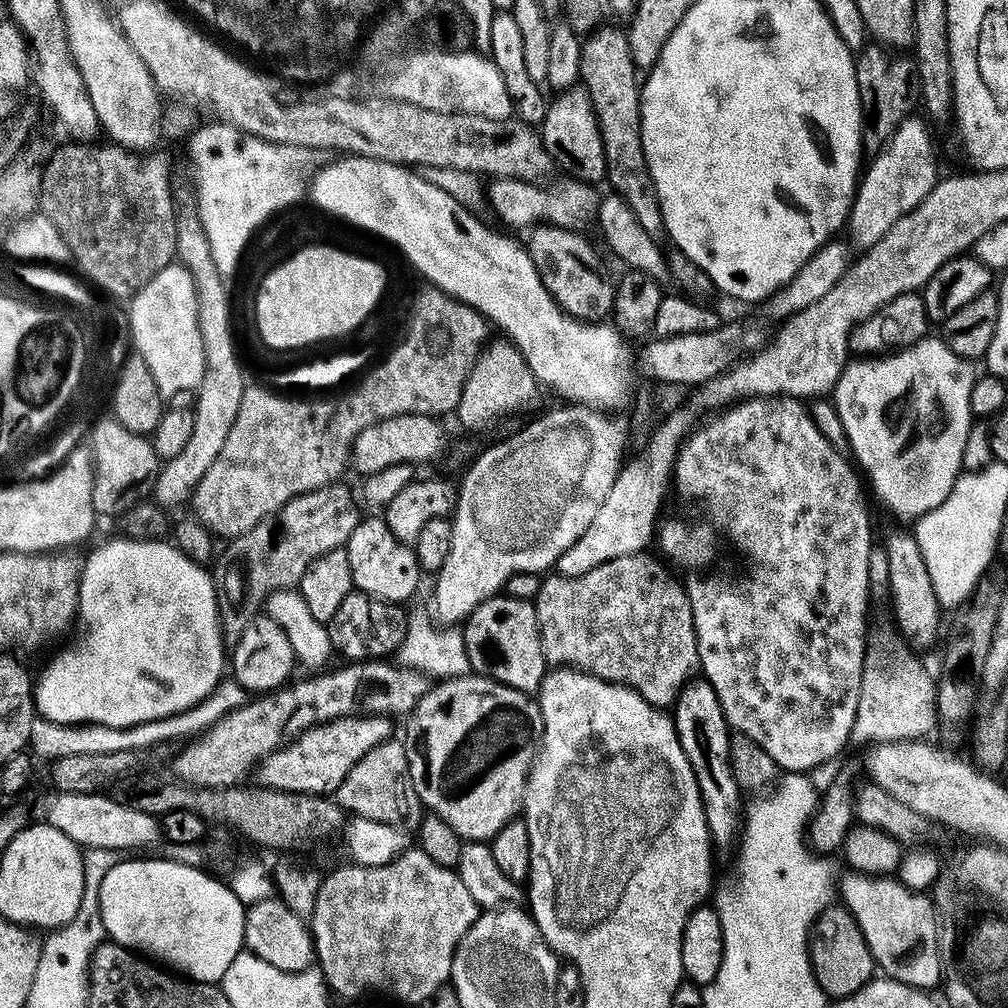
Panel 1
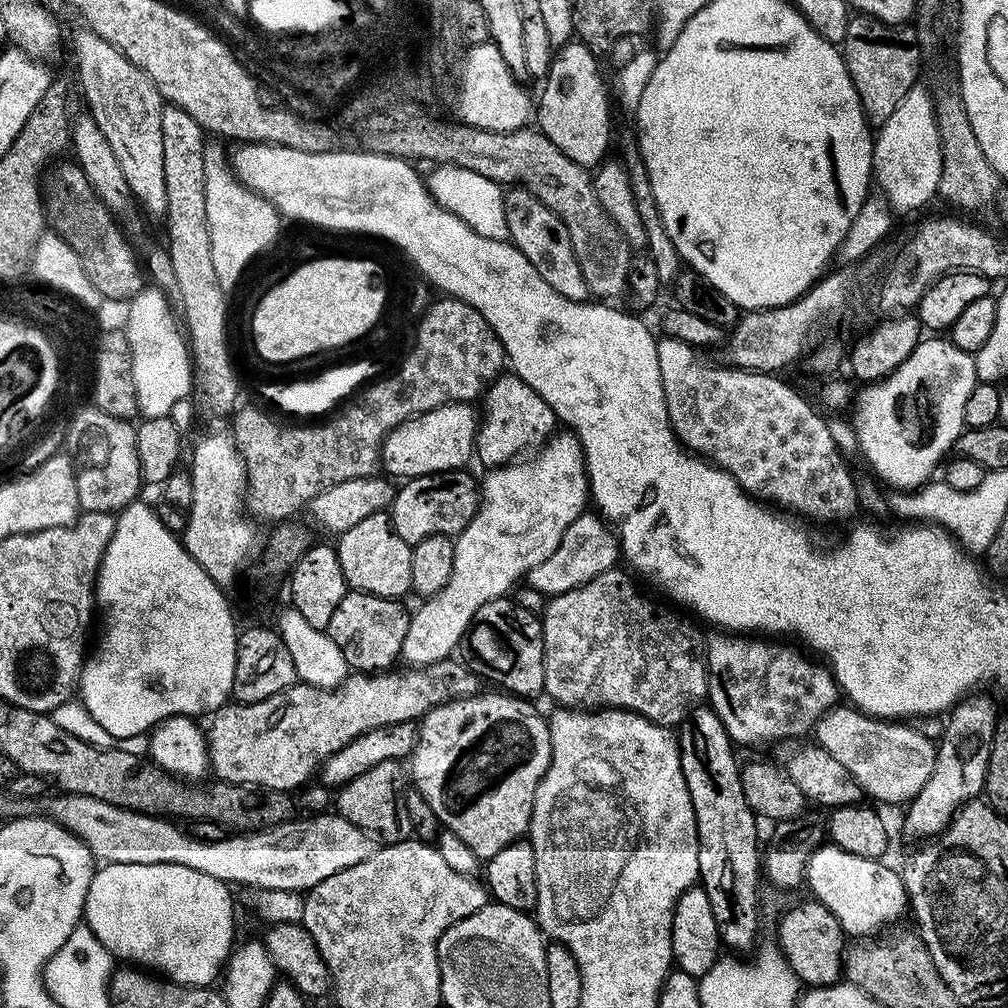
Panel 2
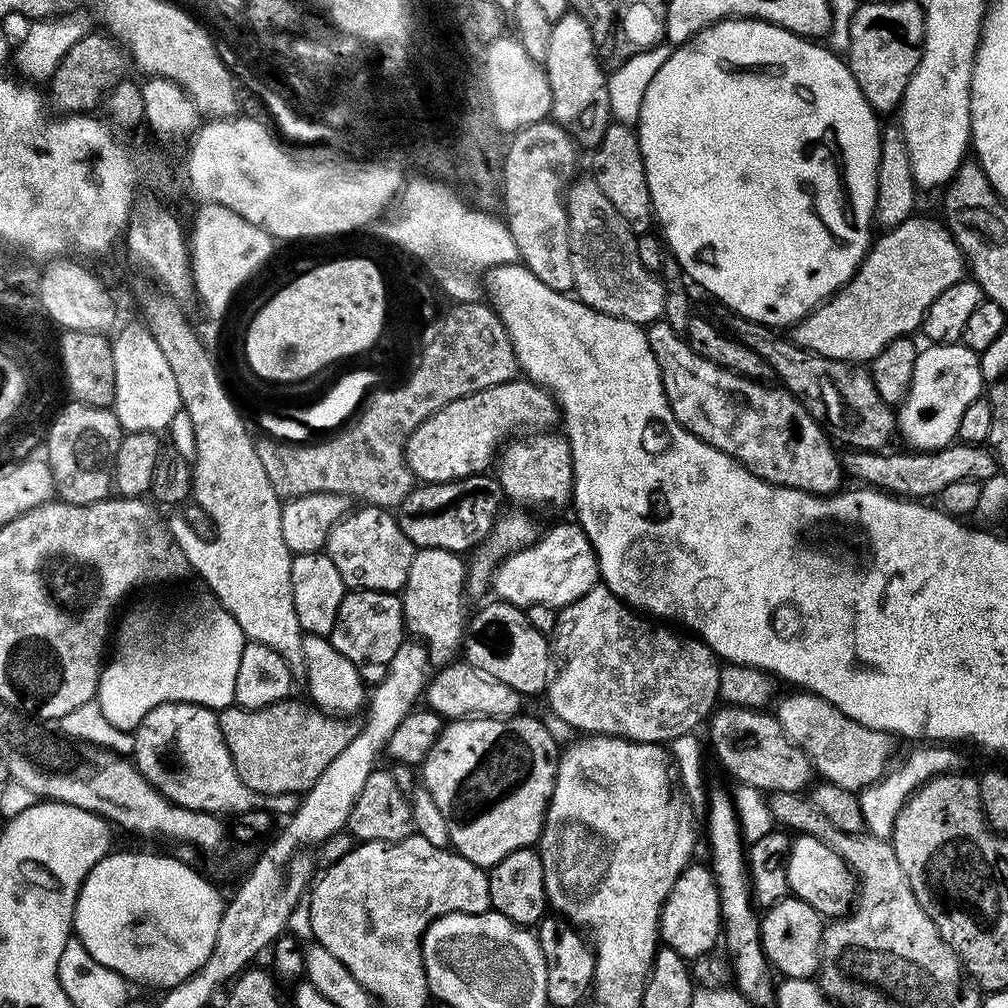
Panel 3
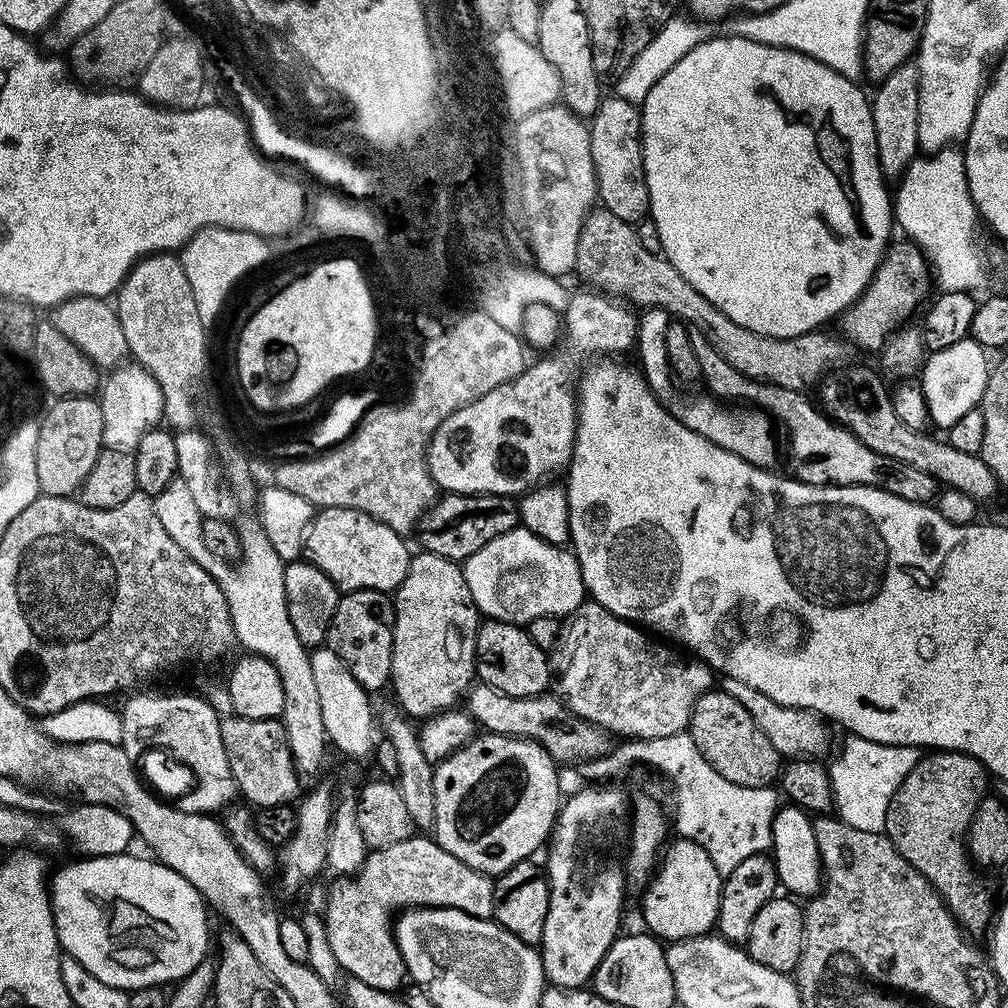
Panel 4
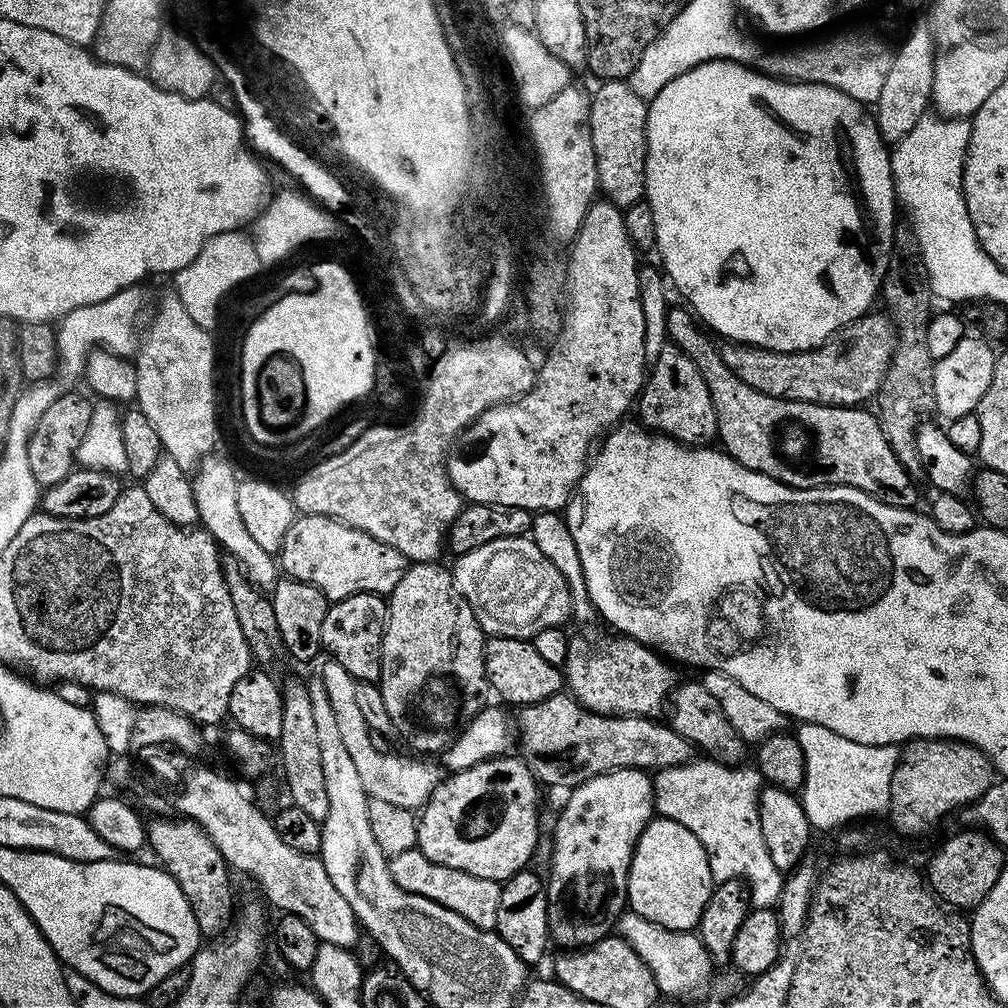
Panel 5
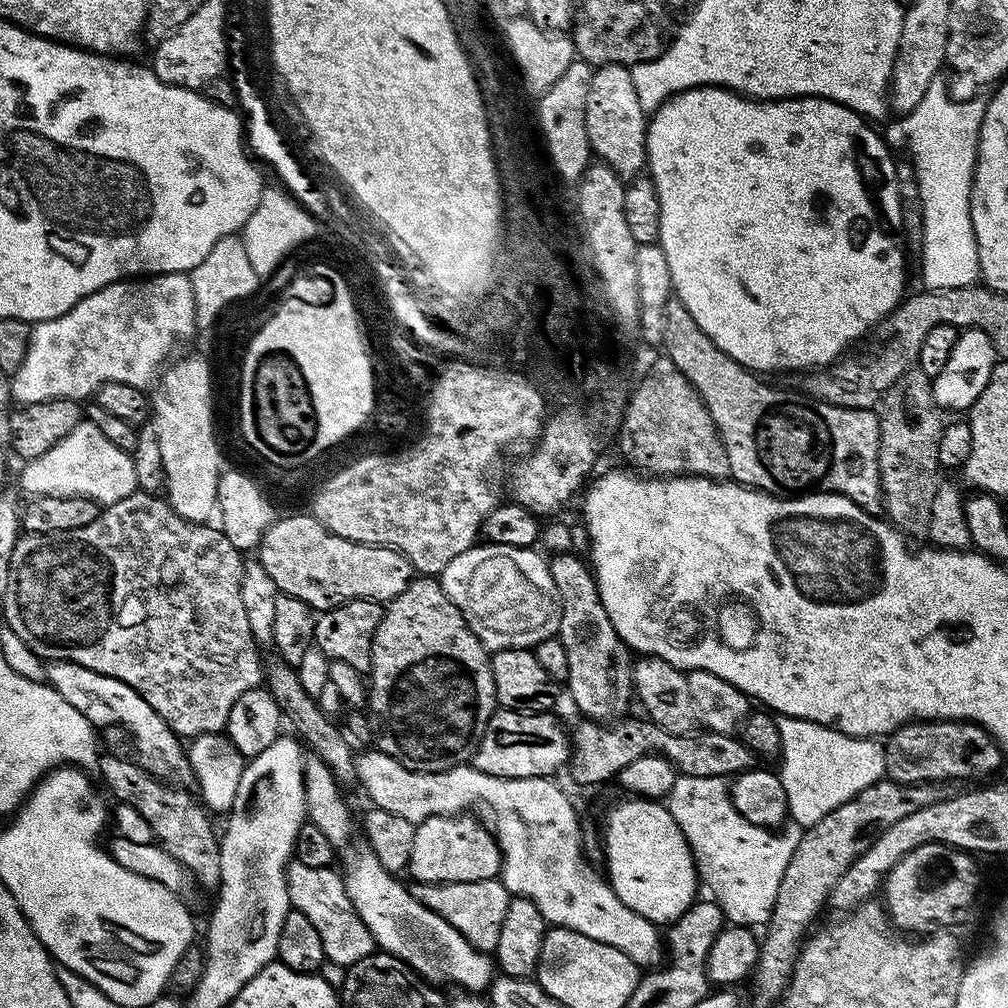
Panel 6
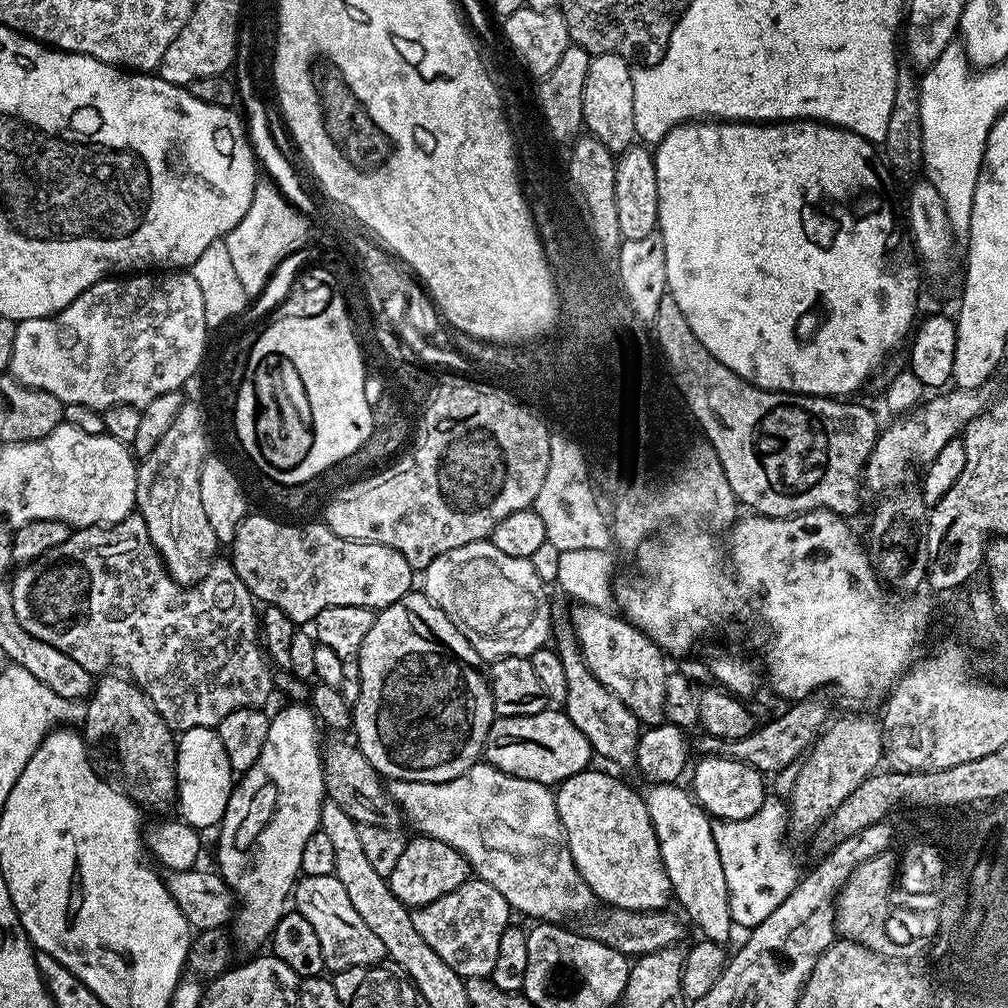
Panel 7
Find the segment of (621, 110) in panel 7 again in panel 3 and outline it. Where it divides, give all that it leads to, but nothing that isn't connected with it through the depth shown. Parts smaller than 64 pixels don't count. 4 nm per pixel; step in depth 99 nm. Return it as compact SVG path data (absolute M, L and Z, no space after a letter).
M621 122L609 124L602 142L591 153L591 175L598 182L598 190L610 198L614 210L626 218L634 233L650 232L654 228L652 199L646 182L646 166L640 149L640 138L635 127Z

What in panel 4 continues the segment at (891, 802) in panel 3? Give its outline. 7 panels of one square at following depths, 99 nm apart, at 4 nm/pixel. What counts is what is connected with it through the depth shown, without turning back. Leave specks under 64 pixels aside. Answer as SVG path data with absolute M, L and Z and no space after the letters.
M847 735L834 760L828 764L832 780L833 803L837 816L856 830L884 832L886 810L890 798L898 790L910 770L917 765L921 749L870 742L861 736Z

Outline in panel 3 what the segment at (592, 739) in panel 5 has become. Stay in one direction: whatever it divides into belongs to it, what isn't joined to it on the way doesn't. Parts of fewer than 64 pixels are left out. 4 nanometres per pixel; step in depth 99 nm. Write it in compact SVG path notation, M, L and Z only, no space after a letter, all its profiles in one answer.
M463 658L443 665L437 672L440 673L427 681L422 700L431 712L437 712L445 721L466 720L474 716L510 718L525 711L525 697L518 690L514 690L514 686L506 686L506 682L478 670L478 666L470 666Z

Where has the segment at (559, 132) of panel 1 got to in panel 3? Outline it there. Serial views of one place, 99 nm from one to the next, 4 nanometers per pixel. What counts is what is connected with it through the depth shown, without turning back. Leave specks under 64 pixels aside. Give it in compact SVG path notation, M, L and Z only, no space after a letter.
M570 10L552 22L550 47L542 67L552 91L551 119L567 130L581 149L594 150L602 142L609 124L613 123L608 76L596 56L590 26L586 26L577 12Z

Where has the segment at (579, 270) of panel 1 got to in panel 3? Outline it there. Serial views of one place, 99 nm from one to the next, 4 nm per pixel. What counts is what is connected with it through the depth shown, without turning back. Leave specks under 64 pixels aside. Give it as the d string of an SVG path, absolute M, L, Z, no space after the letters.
M549 118L540 120L536 124L531 124L525 128L521 128L519 132L511 137L512 145L507 145L506 151L502 156L503 163L503 209L502 216L506 221L510 234L513 235L514 243L518 246L518 254L520 260L532 273L534 278L538 278L541 282L546 282L546 286L550 286L550 290L558 290L565 294L571 293L574 289L574 270L570 267L570 234L568 233L568 206L566 203L566 189L573 180L577 179L576 172L576 152L578 153L578 145L573 140L572 135L568 133L562 126L558 126L555 120Z

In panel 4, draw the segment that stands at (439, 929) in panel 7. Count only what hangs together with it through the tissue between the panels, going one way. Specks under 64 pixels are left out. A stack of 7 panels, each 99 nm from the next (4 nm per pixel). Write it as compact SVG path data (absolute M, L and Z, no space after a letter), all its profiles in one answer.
M413 834L402 842L394 842L394 846L371 849L365 855L360 869L351 878L337 879L340 881L329 890L328 905L325 906L324 912L322 911L326 938L330 938L330 948L334 950L334 958L338 958L341 969L351 979L366 982L366 986L374 986L383 992L395 993L396 987L406 980L403 960L384 960L384 939L393 935L394 913L397 910L453 908L471 916L485 918L491 917L494 910L493 877L466 866L466 862L458 862L458 858L442 850L442 846L436 843L435 839L428 837L427 840L424 836L427 835Z

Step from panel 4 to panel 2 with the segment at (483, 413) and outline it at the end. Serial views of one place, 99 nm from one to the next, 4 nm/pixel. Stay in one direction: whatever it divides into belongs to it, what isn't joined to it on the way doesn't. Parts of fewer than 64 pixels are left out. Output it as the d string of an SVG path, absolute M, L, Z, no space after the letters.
M468 402L443 404L394 426L394 430L384 437L384 444L380 448L383 471L392 478L411 478L463 469L467 465L464 463L473 459L476 447L478 412L472 407Z

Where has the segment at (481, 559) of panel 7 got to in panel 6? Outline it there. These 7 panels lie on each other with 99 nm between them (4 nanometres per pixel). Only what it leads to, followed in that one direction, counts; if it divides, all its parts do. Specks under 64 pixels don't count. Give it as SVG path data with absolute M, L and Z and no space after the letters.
M480 542L458 554L438 577L446 598L458 606L470 630L492 652L507 648L535 649L538 642L551 640L559 633L558 586L554 586L548 560L536 551L535 547Z

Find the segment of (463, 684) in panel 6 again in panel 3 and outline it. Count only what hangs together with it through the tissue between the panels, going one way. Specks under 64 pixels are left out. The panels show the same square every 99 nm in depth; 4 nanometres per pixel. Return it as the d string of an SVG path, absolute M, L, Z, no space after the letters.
M418 548L410 562L410 574L402 589L404 601L404 626L412 632L417 641L424 645L428 653L428 663L432 666L451 664L457 659L464 643L466 611L466 560L459 552Z

